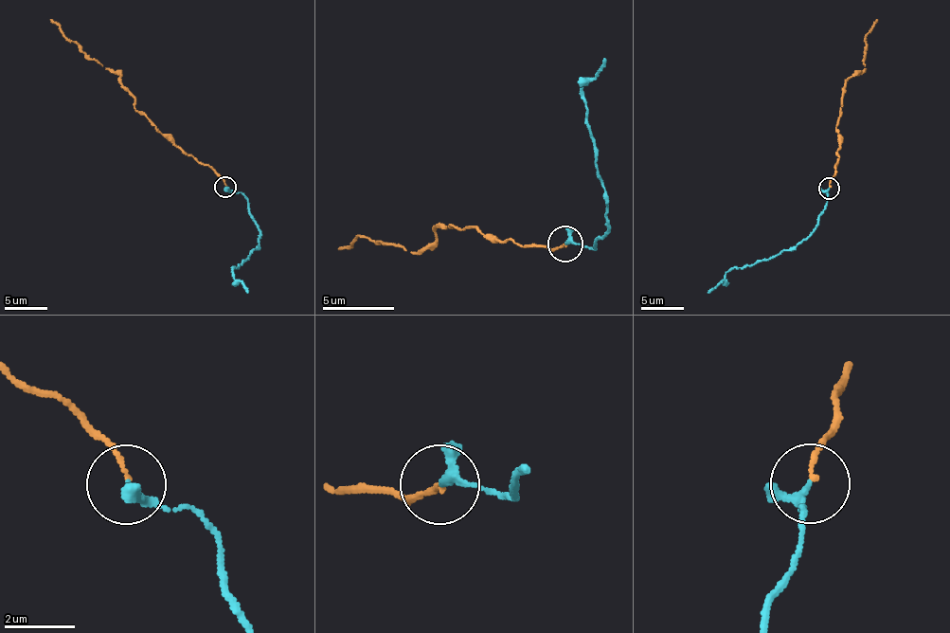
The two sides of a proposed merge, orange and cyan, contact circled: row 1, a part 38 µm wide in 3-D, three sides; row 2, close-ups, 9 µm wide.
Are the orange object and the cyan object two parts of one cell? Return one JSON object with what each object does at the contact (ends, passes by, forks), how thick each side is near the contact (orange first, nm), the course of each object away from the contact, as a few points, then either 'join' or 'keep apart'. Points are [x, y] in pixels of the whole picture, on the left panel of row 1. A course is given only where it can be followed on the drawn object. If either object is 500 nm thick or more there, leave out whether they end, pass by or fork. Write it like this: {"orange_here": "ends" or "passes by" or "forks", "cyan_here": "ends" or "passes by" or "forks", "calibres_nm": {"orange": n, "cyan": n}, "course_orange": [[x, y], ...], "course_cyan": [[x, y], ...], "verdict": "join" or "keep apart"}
{"orange_here": "ends", "cyan_here": "passes by", "calibres_nm": {"orange": 130, "cyan": 180}, "course_orange": [[225, 185], [210, 168], [184, 153], [154, 127], [134, 105], [134, 97], [113, 68], [102, 66], [49, 19]], "course_cyan": [[225, 188], [247, 200], [259, 230], [258, 245], [249, 257], [233, 268], [234, 277], [247, 292]], "verdict": "join"}

